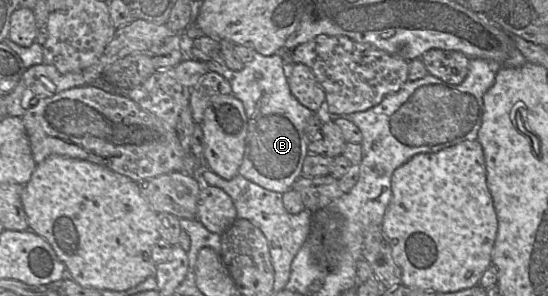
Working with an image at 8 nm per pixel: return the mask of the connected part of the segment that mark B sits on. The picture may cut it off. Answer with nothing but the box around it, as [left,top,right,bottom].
[206,52,314,194]

